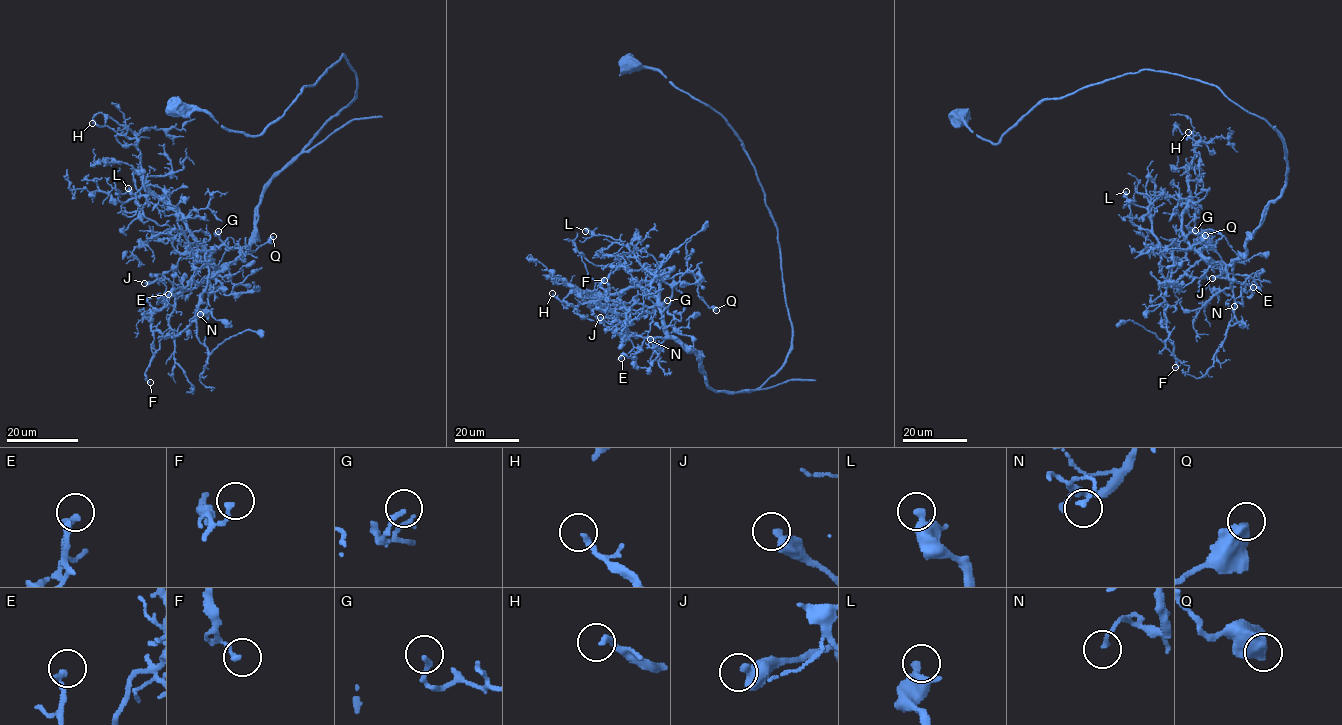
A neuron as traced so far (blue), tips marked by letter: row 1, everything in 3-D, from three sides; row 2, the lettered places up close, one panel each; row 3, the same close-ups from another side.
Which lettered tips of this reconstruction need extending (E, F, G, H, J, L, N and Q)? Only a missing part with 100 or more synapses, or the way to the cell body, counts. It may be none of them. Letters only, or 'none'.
none

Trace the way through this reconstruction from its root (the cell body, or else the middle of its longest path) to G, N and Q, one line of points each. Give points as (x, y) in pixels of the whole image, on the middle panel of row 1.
G: (629, 62), (742, 143), (777, 232), (792, 347), (758, 389), (715, 391), (667, 334), (667, 300)
N: (629, 62), (742, 143), (792, 328), (783, 365), (752, 391), (715, 391), (694, 350), (650, 339)
Q: (629, 62), (718, 112), (763, 188), (792, 347), (758, 389), (706, 384), (659, 281), (692, 271), (716, 310)

